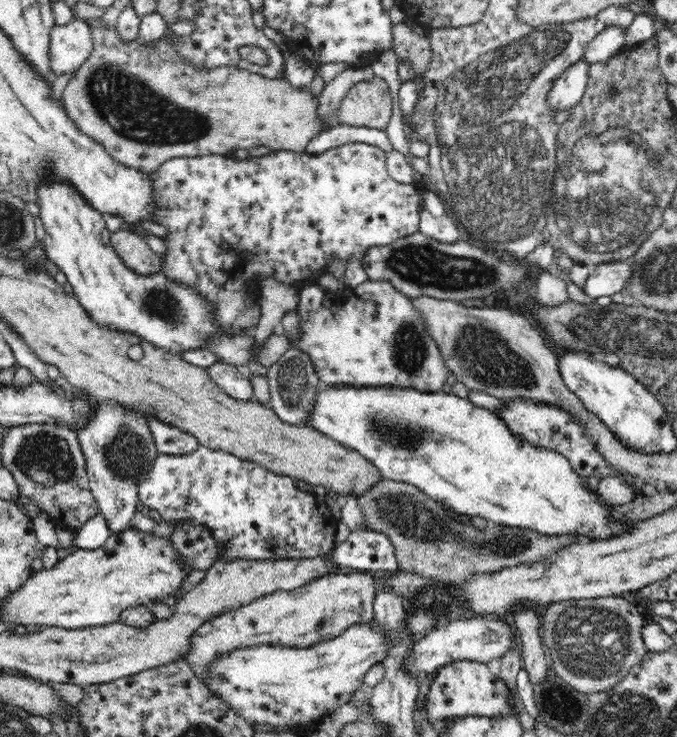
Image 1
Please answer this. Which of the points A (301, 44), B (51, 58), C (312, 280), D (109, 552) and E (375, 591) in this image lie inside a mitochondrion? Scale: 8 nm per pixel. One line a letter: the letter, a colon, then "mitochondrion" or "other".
A: other
B: other
C: other
D: other
E: other

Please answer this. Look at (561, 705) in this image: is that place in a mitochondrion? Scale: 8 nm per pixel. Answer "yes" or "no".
yes

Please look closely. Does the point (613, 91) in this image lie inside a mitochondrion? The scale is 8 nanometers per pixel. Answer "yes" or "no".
no

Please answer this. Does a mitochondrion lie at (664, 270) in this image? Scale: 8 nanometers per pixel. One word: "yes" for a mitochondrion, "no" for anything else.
yes

